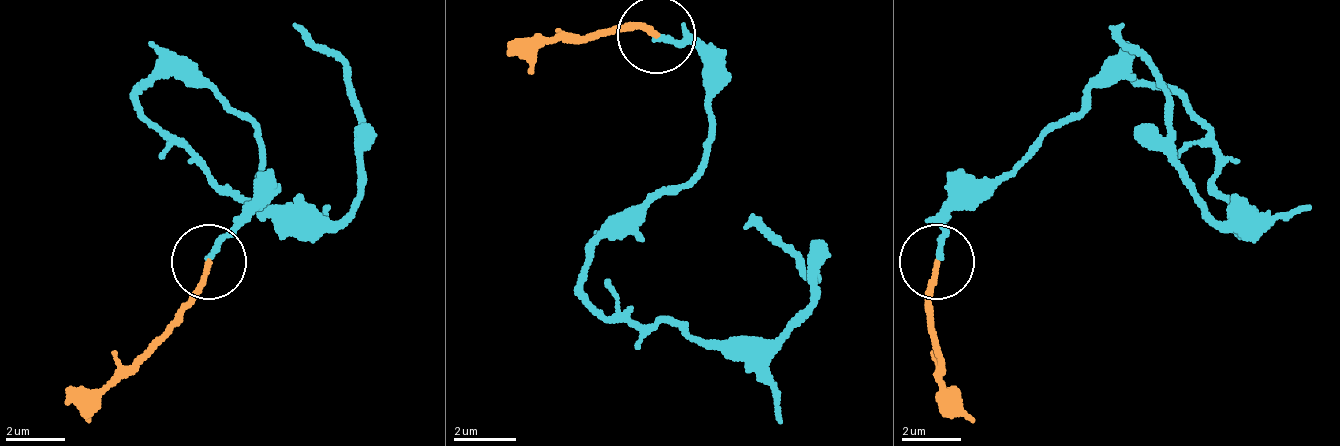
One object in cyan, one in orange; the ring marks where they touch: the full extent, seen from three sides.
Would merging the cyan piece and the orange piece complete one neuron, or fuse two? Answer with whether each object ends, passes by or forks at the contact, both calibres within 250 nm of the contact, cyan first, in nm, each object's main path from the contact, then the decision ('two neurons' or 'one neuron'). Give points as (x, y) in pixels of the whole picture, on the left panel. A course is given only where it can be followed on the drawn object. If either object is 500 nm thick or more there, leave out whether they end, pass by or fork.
cyan ends there; orange ends there; 200 nm thick on the cyan side, 180 nm on the other; cyan runs (207, 256), (251, 219), (259, 129), (139, 92), (244, 204), (326, 219), (364, 107), (296, 24); orange runs (207, 264), (199, 294), (109, 383), (87, 421); one neuron

